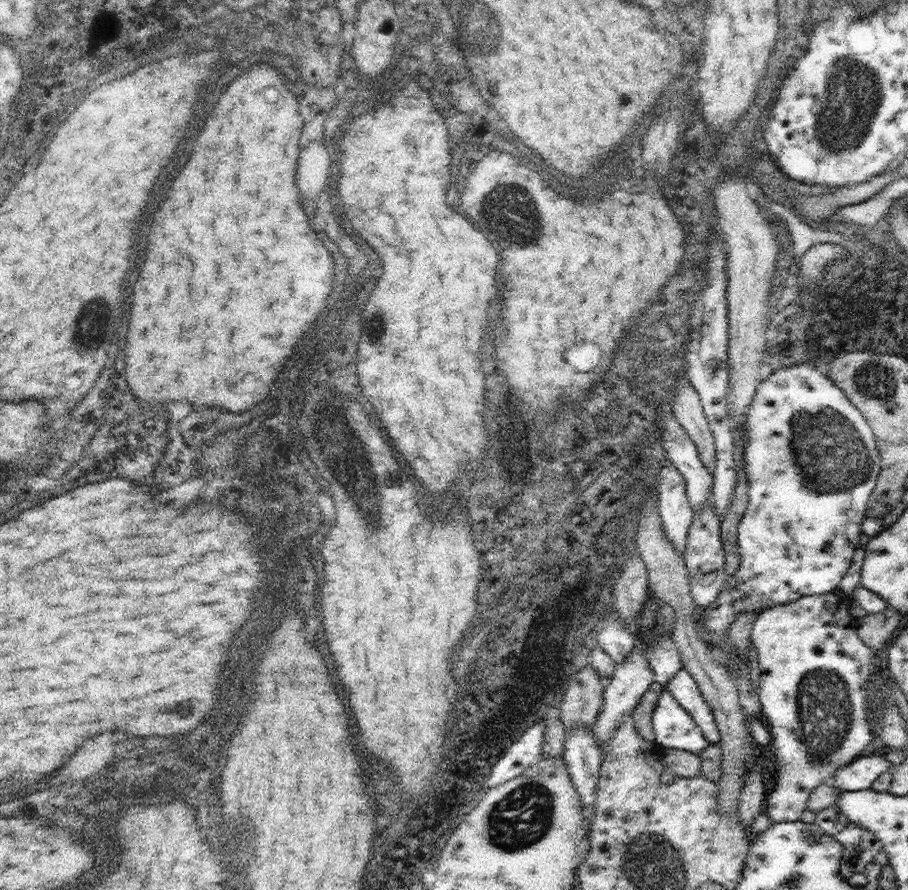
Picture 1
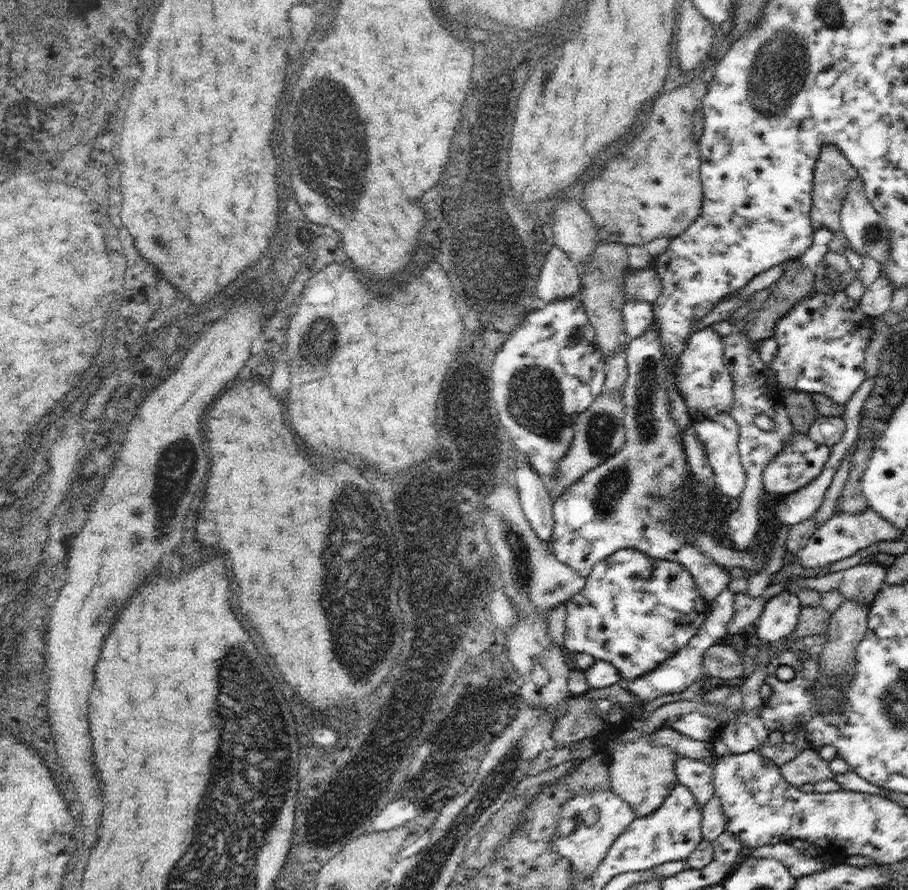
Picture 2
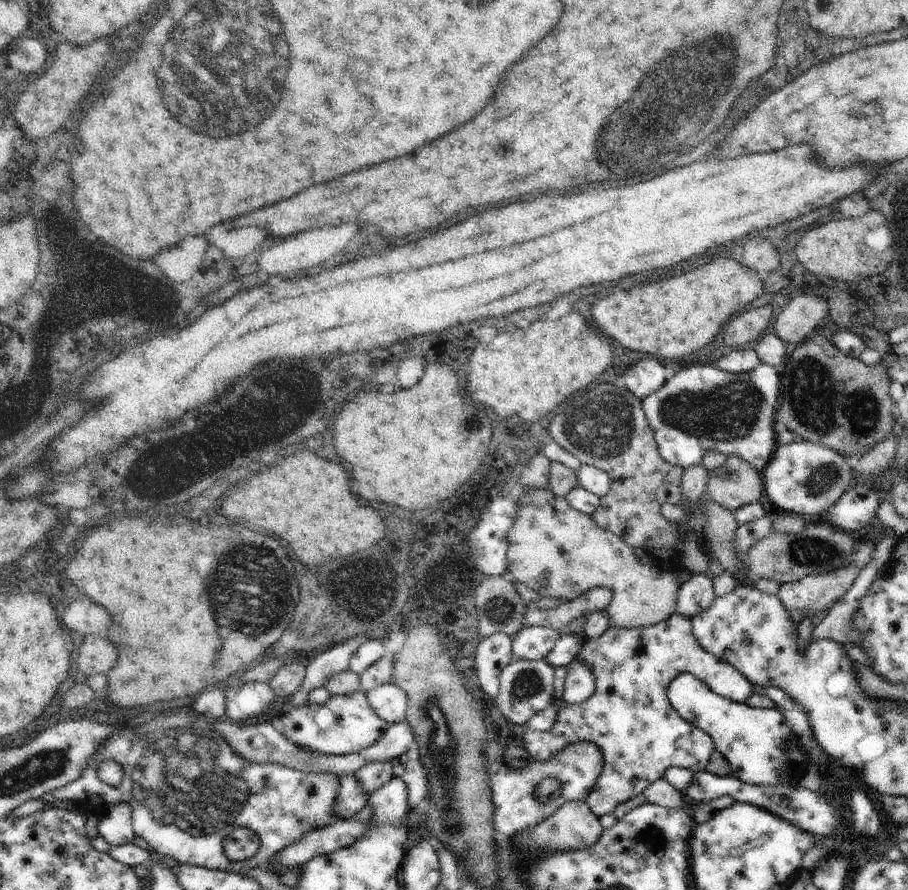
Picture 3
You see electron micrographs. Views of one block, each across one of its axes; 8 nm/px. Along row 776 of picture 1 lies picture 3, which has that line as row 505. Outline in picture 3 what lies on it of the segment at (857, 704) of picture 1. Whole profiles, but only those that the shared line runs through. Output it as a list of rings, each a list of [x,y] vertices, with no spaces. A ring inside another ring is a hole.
[[[801,440],[787,446],[777,446],[761,472],[761,478],[765,494],[777,508],[785,514],[797,514],[807,520],[809,516],[825,512],[843,496],[851,480],[851,460],[823,444]]]

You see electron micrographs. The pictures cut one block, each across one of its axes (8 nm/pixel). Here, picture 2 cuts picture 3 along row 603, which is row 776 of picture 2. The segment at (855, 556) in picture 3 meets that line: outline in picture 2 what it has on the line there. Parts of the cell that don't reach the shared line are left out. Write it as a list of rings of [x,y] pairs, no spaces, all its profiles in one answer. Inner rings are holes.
[[[803,750],[797,754],[797,758],[789,760],[779,768],[781,778],[789,786],[803,786],[809,782],[821,782],[821,780],[833,780],[833,774],[829,772],[829,762],[819,758],[815,750]]]

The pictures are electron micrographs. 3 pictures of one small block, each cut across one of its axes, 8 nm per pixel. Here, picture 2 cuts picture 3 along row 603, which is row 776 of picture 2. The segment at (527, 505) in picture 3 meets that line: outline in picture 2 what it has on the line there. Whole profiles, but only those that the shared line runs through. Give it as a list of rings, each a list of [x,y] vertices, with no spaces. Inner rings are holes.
[[[655,732],[653,736],[641,736],[635,742],[623,742],[621,738],[617,738],[613,744],[615,744],[613,750],[615,754],[613,758],[607,758],[611,792],[623,798],[637,812],[637,816],[651,814],[665,802],[665,798],[677,786],[675,762],[679,760],[679,752],[669,744],[659,744]]]

